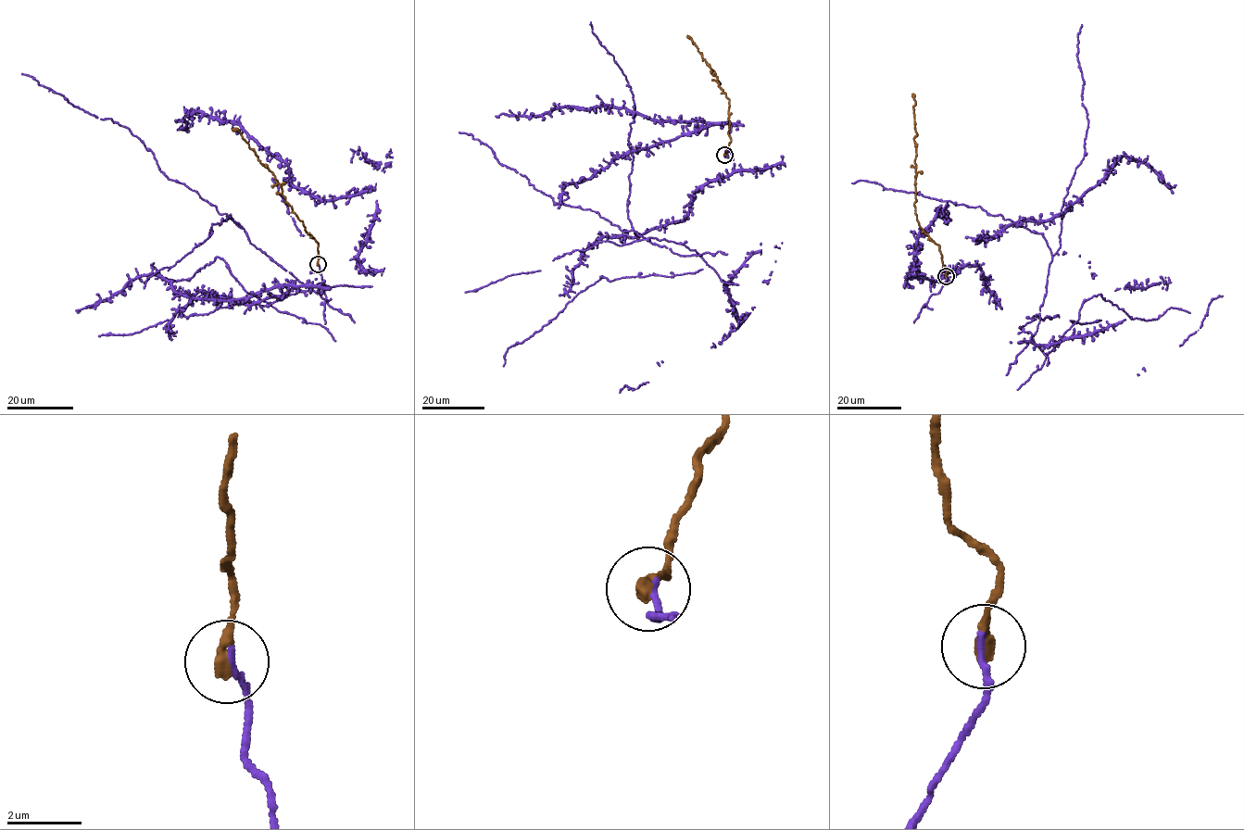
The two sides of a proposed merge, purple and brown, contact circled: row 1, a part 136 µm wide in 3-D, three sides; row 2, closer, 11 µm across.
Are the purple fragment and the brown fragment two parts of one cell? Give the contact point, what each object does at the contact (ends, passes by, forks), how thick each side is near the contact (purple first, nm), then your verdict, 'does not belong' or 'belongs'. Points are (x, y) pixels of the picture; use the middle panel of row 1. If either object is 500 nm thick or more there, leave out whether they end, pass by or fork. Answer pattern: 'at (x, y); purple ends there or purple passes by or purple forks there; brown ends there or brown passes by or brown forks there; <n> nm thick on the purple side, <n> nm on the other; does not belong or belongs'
at (724, 155); purple ends there; brown ends there; 200 nm thick on the purple side, 420 nm on the other; belongs

